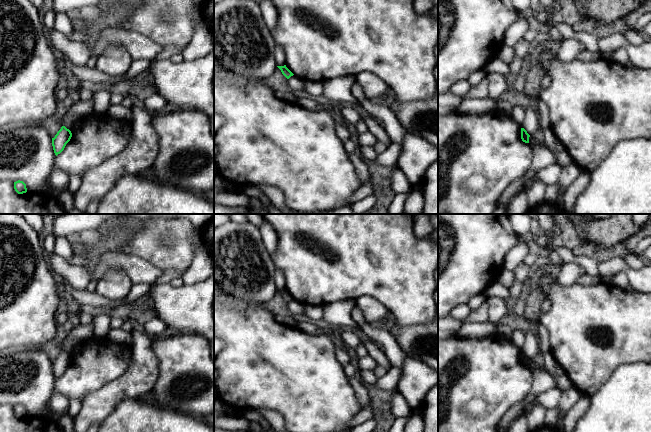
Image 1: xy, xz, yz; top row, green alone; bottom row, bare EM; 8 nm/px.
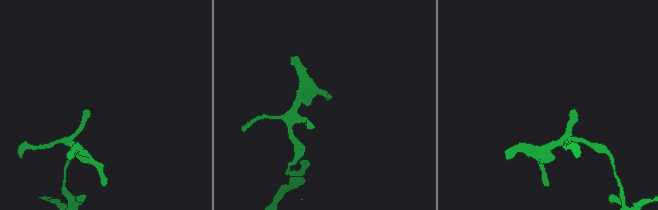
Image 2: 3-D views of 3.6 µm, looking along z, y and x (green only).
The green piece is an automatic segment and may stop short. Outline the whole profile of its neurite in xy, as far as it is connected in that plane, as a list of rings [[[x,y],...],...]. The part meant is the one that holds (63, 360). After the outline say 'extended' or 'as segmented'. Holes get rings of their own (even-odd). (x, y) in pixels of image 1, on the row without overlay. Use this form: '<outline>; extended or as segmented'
[[[62,350],[55,361],[52,362],[52,370],[56,380],[64,374],[66,368],[70,365],[71,361],[71,355],[65,350]]]; as segmented

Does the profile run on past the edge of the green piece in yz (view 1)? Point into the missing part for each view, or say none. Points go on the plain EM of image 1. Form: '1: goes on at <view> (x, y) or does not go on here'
1: does not go on here

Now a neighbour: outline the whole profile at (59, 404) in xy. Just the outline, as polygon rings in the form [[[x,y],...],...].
[[[53,393],[49,404],[52,412],[56,415],[63,416],[68,414],[69,400],[67,397],[61,394]]]

